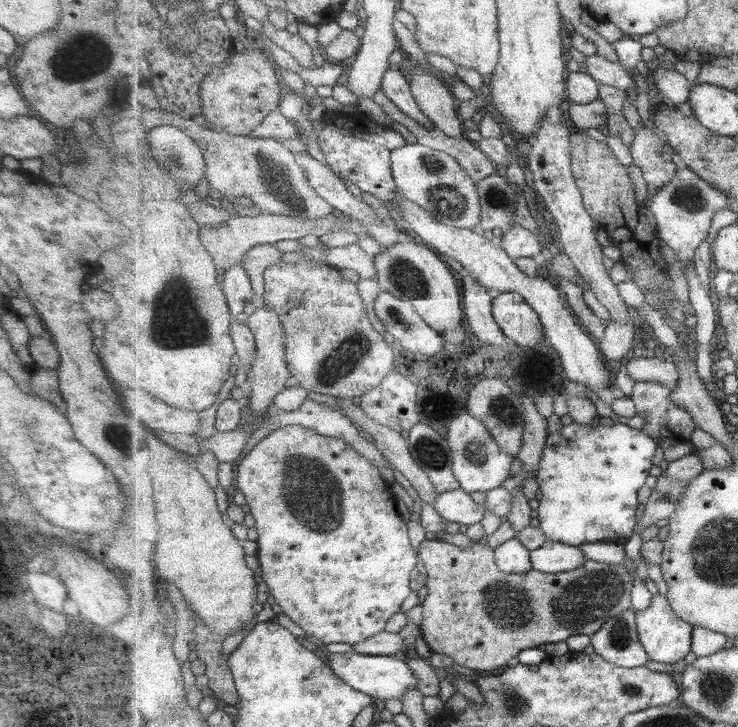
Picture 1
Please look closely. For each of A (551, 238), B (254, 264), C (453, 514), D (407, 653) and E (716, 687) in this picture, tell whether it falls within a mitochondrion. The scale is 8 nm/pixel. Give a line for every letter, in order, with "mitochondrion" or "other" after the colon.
A: other
B: other
C: other
D: other
E: mitochondrion

